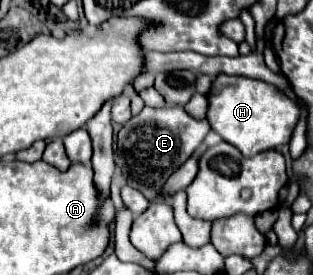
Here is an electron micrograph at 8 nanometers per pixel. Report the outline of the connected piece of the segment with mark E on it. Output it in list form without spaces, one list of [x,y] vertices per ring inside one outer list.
[[[179,106],[167,108],[143,108],[133,116],[117,134],[117,166],[121,168],[129,186],[137,188],[149,202],[165,202],[163,186],[167,178],[199,148],[207,132],[211,130],[207,120],[191,118]]]

